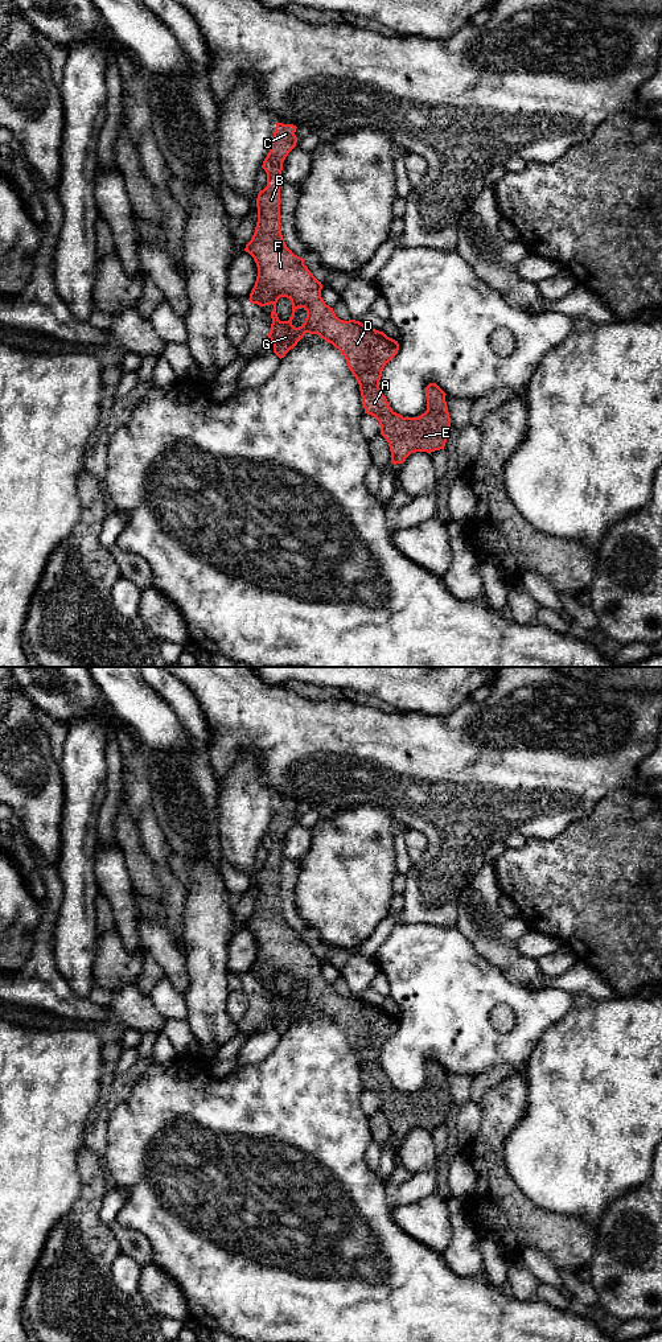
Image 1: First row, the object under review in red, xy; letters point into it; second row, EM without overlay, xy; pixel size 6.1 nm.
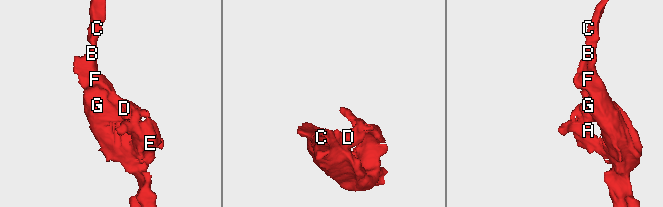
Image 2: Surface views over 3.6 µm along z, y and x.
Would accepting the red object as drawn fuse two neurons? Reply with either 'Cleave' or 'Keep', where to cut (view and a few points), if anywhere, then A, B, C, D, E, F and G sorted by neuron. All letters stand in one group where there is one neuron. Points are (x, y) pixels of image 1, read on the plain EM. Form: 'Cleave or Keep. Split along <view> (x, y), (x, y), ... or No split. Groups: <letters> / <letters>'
Keep. No split. Groups: A B C D E F G

